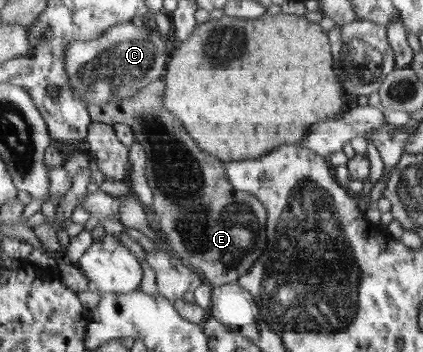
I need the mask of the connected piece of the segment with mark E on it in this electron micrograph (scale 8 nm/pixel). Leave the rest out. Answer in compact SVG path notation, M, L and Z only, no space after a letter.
M164 78L152 80L136 94L124 98L114 94L102 104L90 104L89 111L94 122L110 125L130 125L135 139L140 139L147 154L147 177L154 191L155 209L161 232L178 258L202 273L204 279L215 286L238 282L246 275L256 261L266 252L268 245L268 210L263 201L252 193L239 191L228 180L226 164L216 155L203 151L200 144L186 131L184 122L164 106Z

